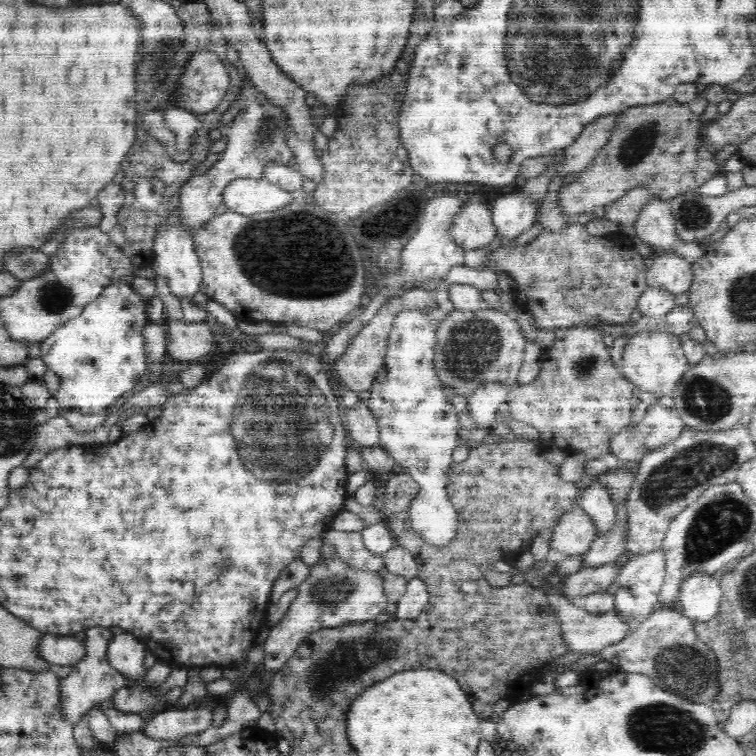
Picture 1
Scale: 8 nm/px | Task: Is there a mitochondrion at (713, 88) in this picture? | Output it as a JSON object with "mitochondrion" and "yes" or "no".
{"mitochondrion":"no"}

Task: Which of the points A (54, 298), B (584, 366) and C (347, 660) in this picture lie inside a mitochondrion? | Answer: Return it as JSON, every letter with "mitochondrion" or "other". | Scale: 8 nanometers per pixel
{"A":"mitochondrion","B":"mitochondrion","C":"mitochondrion"}

